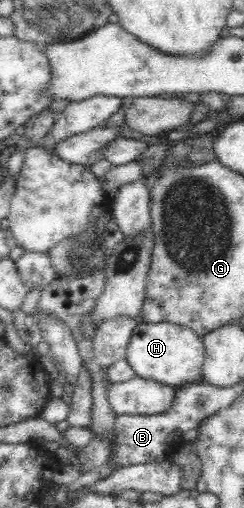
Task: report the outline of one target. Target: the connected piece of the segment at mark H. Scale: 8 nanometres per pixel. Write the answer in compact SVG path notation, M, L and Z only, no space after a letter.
M136 322L126 350L126 359L137 377L180 387L186 383L201 382L201 368L205 347L200 336L190 328L172 322Z

